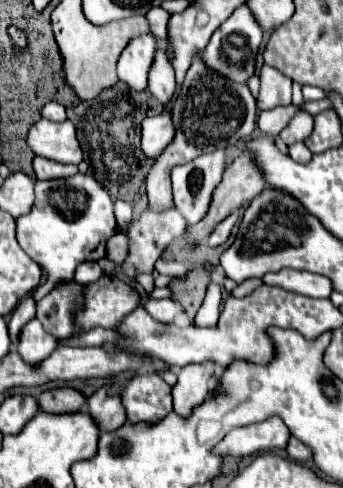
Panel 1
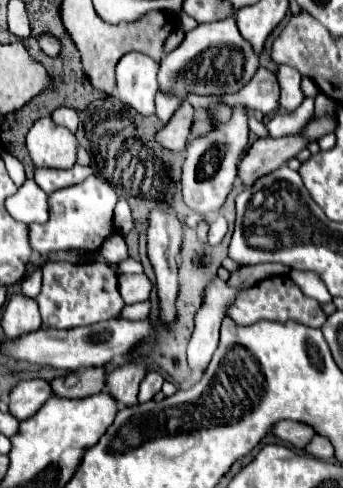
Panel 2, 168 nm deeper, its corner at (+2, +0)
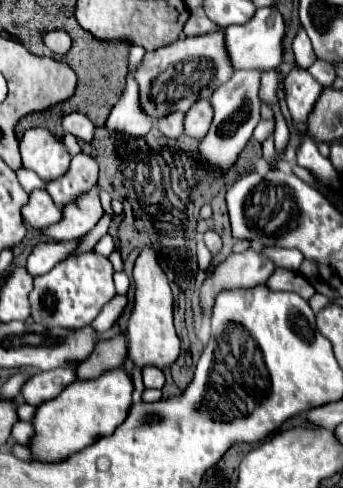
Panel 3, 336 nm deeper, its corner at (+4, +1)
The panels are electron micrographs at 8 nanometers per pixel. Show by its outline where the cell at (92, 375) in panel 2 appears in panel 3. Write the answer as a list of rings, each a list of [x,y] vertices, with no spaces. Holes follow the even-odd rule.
[[[119,333],[113,339],[97,341],[91,357],[77,367],[77,379],[95,379],[107,369],[123,367],[127,359],[127,335]]]

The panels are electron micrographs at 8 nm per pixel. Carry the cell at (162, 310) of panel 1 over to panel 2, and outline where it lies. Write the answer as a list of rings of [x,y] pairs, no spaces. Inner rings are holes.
[[[145,300],[145,302],[125,306],[121,316],[127,318],[127,320],[145,320],[145,318],[149,318],[149,312],[151,312],[151,302]]]

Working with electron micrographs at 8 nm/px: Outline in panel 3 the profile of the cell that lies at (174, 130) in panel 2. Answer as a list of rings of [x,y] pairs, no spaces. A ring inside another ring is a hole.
[[[195,101],[191,109],[185,115],[185,133],[197,139],[203,139],[207,135],[207,129],[211,127],[213,109],[209,101]]]

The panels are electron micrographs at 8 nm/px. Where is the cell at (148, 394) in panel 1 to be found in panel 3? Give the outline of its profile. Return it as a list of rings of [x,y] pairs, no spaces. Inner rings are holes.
[[[143,367],[143,383],[145,387],[153,387],[153,389],[161,389],[163,383],[165,383],[165,375],[159,367]]]

